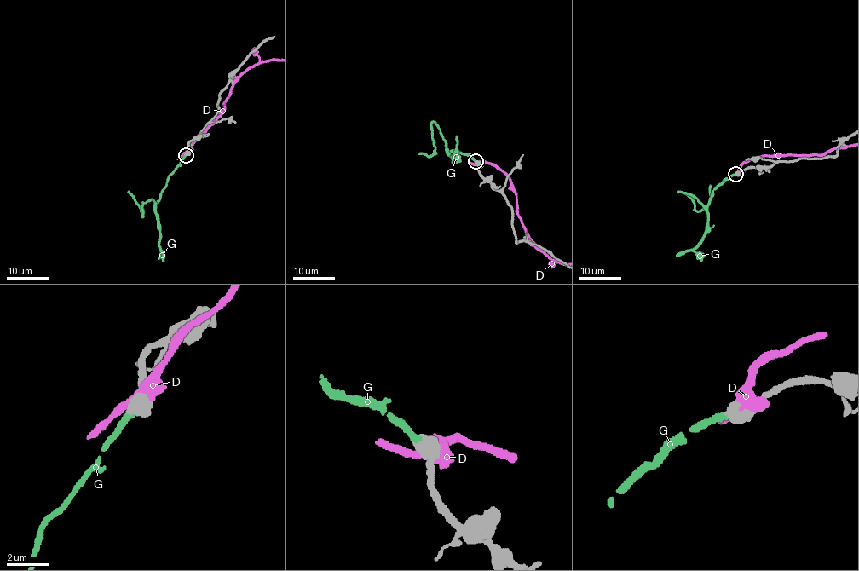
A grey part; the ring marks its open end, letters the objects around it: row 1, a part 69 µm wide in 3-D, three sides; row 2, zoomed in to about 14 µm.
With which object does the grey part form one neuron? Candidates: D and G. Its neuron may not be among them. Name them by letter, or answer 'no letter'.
G

